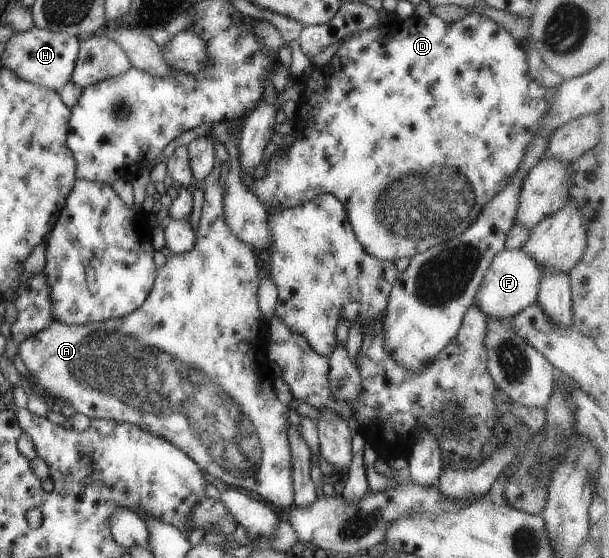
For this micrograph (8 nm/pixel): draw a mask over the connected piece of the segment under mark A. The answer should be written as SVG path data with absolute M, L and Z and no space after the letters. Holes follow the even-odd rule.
M217 165L206 178L198 183L204 191L204 204L194 248L184 254L166 254L166 263L163 267L158 267L154 286L145 298L143 305L123 317L109 318L102 322L69 325L55 320L49 324L49 327L22 341L18 352L32 377L31 385L42 394L46 393L51 401L63 400L67 405L71 405L75 411L83 413L91 419L103 418L136 425L143 431L162 437L175 447L181 448L199 465L211 481L222 486L233 485L233 487L241 487L245 491L253 491L253 493L261 495L269 504L273 503L275 507L289 507L294 502L292 453L288 438L289 408L277 399L277 393L273 386L276 376L271 368L272 361L267 359L269 321L263 317L258 304L260 278L255 254L251 250L253 247L241 241L225 221L224 186L219 183L219 175L221 175L221 167ZM241 341L247 341L251 344L247 353L239 351Z

